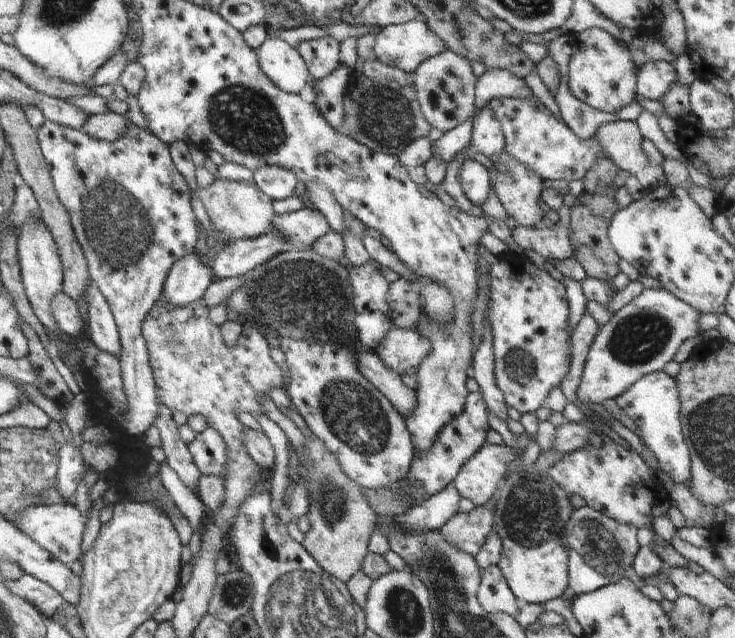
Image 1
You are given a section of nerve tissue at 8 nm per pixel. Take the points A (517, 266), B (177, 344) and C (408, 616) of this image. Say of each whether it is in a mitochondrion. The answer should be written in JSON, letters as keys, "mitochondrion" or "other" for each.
{"A":"other","B":"mitochondrion","C":"mitochondrion"}

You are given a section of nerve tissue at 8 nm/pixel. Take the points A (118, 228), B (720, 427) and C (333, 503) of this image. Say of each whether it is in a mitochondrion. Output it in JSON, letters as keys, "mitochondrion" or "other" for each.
{"A":"mitochondrion","B":"mitochondrion","C":"mitochondrion"}

